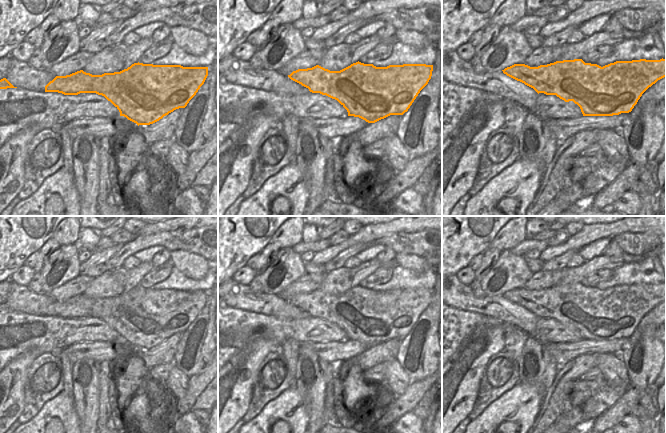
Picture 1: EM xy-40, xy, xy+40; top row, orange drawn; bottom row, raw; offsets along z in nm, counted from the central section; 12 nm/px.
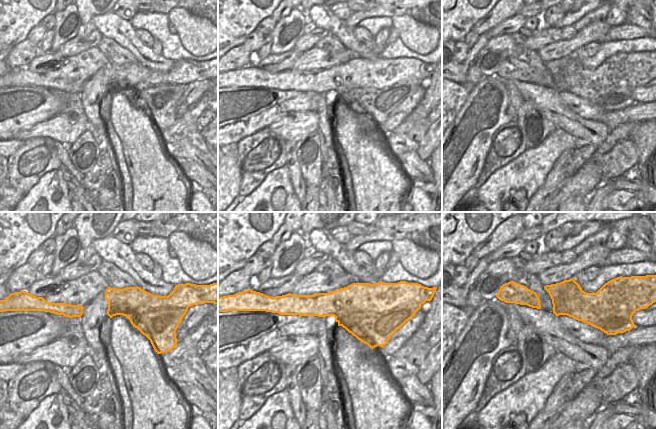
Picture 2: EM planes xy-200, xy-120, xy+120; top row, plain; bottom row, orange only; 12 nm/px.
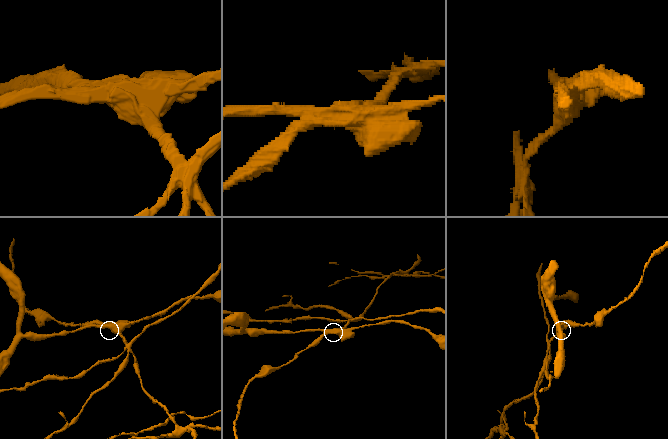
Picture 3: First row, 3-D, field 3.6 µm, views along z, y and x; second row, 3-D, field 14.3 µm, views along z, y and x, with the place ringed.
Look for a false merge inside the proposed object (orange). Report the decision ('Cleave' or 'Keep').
Cleave.

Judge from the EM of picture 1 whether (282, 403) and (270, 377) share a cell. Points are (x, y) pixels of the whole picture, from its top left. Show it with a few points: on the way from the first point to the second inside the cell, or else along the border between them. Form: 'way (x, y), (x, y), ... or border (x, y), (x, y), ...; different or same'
border (288, 387), (271, 399), (260, 410); different

